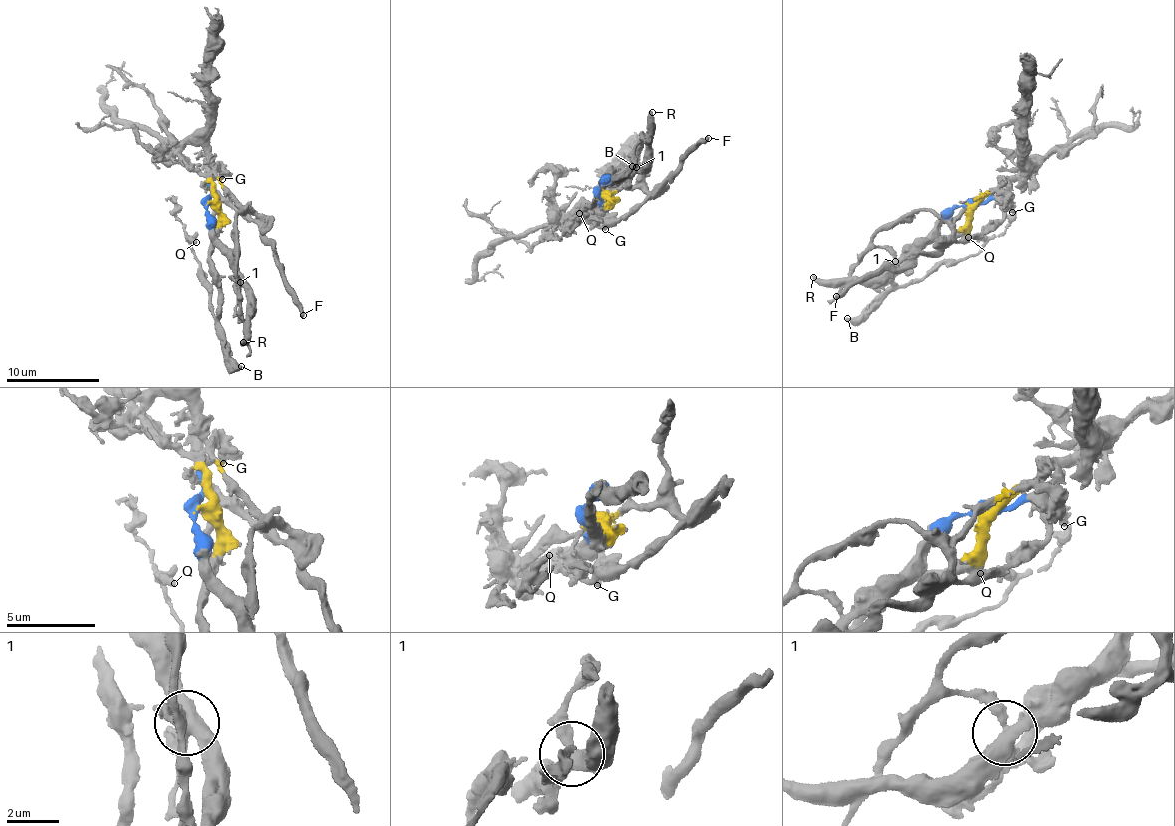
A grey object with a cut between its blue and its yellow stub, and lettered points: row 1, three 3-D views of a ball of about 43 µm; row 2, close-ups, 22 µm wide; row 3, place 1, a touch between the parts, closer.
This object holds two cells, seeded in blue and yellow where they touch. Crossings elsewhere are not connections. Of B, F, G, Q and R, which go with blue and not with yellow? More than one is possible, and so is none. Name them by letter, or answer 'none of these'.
R

